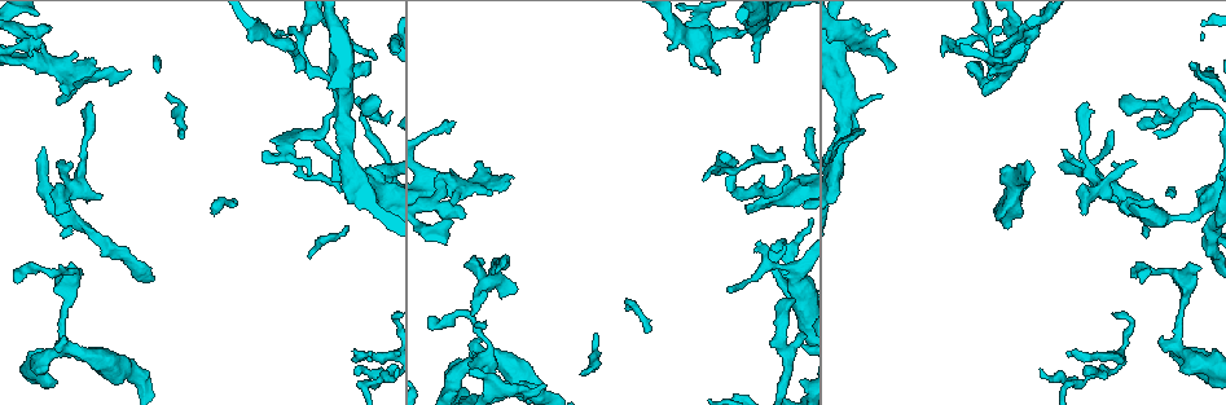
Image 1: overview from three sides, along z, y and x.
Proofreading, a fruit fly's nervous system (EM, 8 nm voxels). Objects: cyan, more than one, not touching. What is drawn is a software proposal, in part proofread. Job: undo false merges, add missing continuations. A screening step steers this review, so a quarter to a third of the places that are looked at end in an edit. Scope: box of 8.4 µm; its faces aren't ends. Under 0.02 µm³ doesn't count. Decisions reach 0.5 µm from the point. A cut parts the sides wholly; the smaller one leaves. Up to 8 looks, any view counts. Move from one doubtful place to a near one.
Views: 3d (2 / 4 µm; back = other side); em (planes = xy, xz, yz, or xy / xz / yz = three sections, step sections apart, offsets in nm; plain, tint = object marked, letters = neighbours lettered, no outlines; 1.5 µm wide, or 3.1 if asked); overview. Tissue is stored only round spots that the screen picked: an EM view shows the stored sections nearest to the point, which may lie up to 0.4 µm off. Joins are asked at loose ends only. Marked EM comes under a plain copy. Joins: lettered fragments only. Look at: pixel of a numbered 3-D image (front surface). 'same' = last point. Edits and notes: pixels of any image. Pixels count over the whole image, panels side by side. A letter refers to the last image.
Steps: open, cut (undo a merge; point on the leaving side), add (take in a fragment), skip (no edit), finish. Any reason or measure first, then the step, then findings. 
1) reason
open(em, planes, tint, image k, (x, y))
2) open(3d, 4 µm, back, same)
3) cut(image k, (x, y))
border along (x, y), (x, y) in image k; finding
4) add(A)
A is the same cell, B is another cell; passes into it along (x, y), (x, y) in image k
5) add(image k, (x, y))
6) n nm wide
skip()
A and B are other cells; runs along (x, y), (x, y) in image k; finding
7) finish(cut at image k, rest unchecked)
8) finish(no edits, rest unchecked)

free end
open(em, planes, letters, image 1, (888, 36))

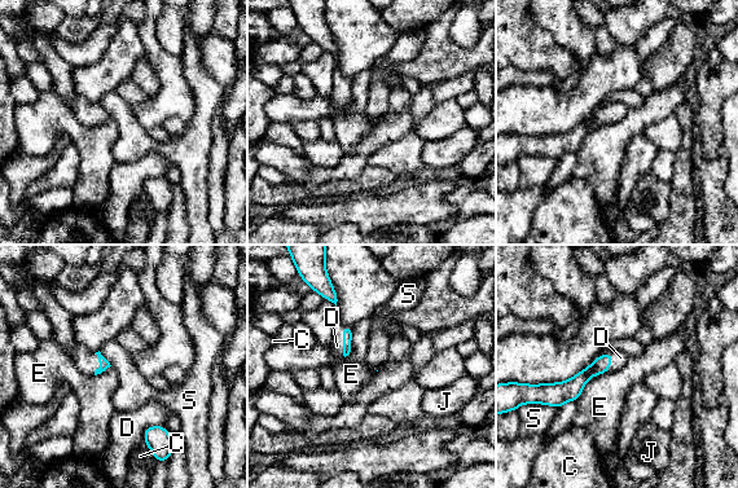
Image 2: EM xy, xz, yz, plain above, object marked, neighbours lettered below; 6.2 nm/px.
add(D)
D is the same cell, C, E, J and S are other cells; the cell continues

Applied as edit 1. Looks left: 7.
calibre changes
open(em, xz, step 4, tint, image 1, (800, 269))

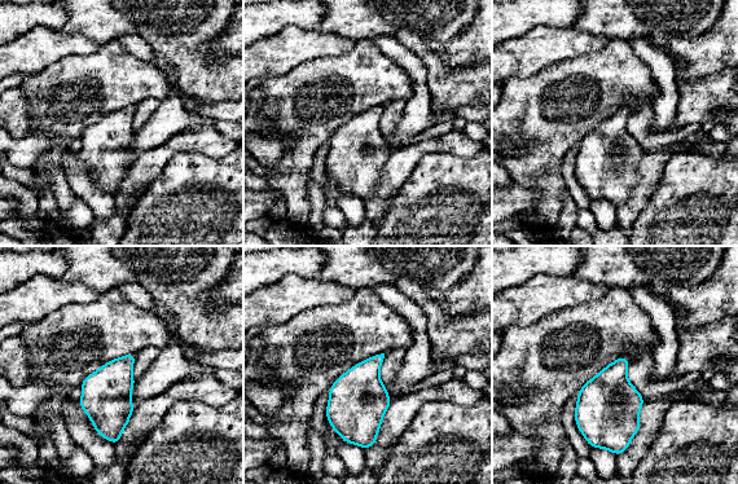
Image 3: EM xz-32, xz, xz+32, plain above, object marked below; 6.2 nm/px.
open(em, planes, letters, same)

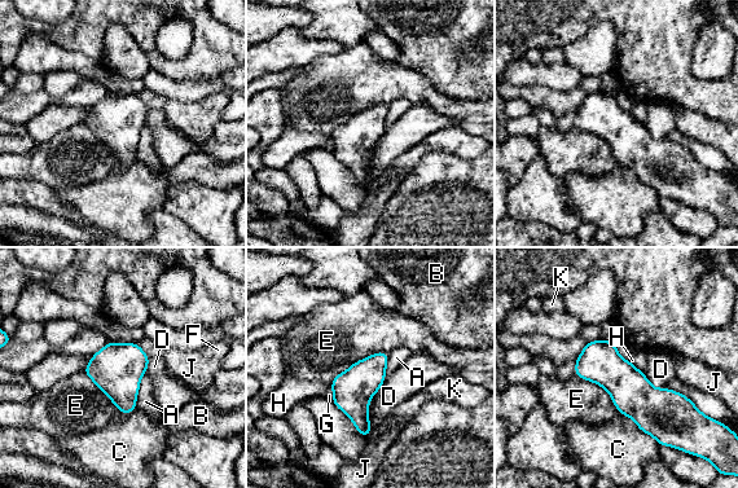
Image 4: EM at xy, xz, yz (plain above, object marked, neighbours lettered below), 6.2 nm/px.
skip()
A, B, C, D, E, F, G, H, J and K are other cells; border along (387, 352), (354, 361), (329, 383) in image 4; continuous, no second cell

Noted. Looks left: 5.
thin end
open(em, yz, step 8, tint, image 1, (1134, 162))

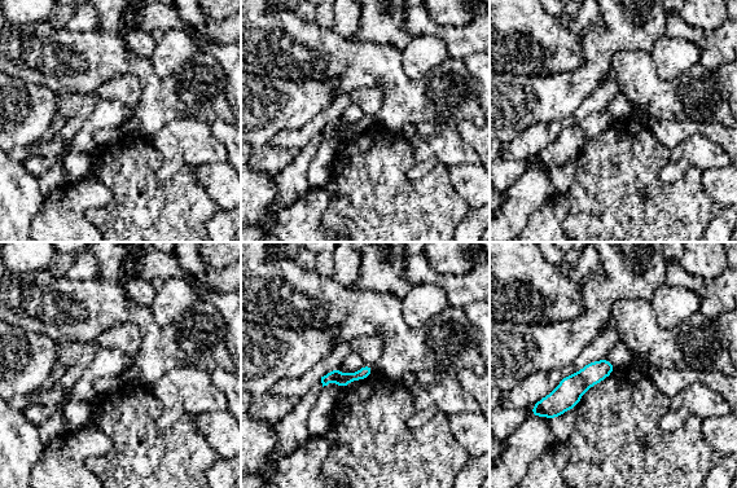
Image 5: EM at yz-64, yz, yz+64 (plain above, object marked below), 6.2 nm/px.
open(em, planes, letters, same)

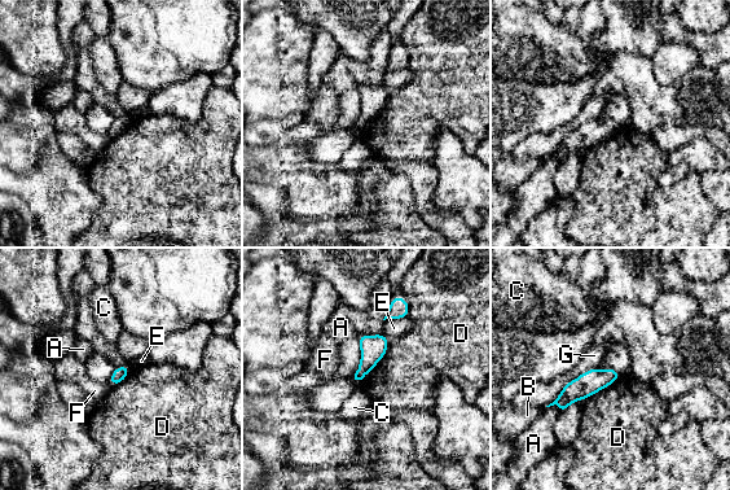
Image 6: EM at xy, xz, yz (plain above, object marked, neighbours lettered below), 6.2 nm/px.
skip()
A, B, C, D, E, F and G are other cells; no lettered fragment goes on from it

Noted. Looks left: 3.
finish(add at image 2, rest unchecked)

